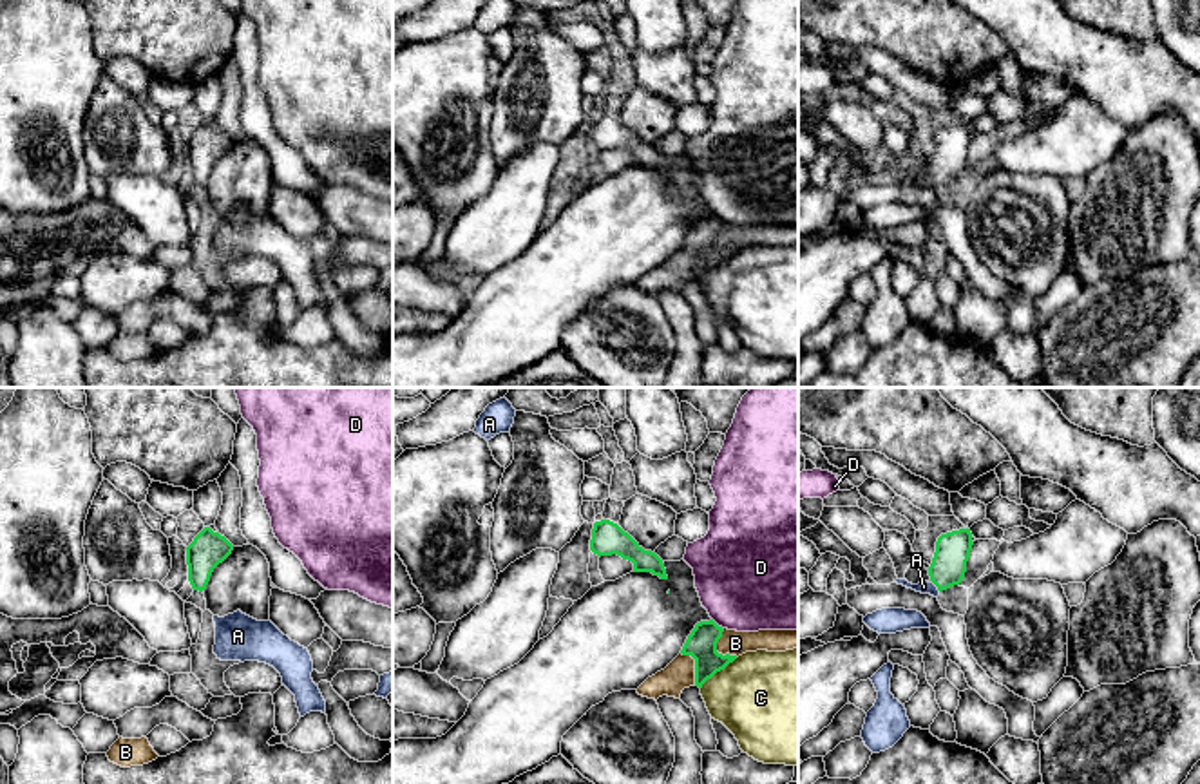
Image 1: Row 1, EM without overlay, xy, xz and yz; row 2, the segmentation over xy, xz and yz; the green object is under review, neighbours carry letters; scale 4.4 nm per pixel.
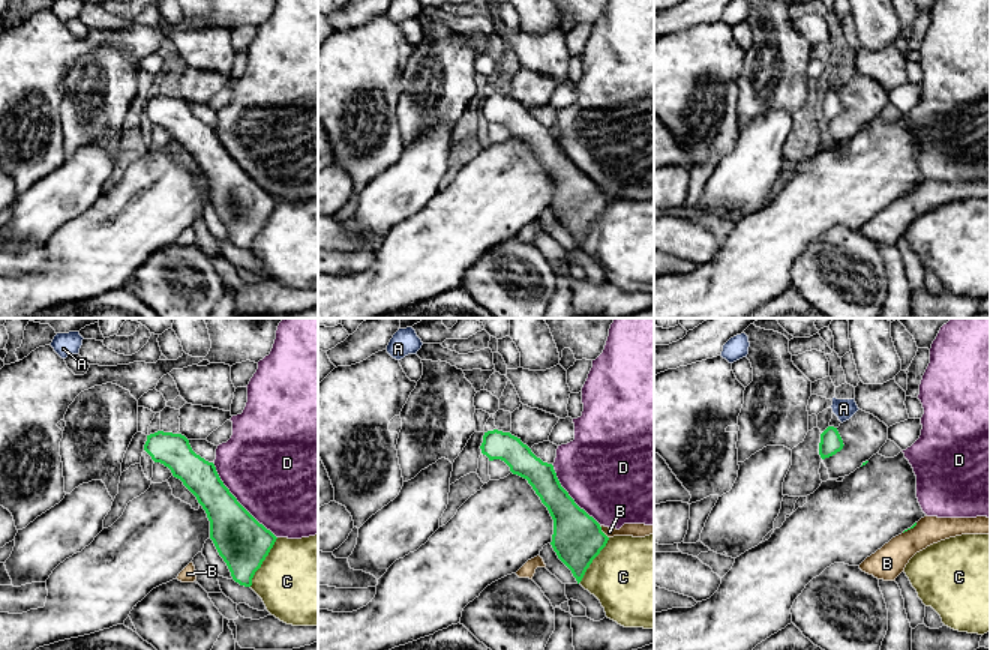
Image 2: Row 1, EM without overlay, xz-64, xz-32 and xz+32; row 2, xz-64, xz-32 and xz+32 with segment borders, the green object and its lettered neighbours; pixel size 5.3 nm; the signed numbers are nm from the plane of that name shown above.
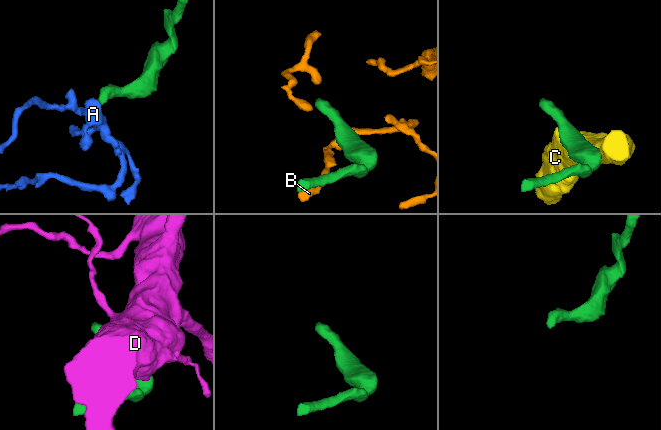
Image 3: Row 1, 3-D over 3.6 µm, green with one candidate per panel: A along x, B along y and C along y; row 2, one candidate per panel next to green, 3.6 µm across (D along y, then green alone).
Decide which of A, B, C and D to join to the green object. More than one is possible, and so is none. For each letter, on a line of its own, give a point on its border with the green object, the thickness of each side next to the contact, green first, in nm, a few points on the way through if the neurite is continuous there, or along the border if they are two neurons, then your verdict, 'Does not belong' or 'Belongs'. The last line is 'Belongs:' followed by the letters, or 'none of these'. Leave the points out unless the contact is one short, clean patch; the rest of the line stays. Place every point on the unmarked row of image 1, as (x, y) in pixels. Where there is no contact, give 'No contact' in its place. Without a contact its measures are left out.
A: Touches green at yz (936, 180). Thickness 160 nm (green) against 60 nm. Path across: yz (952, 143), (949, 162), (936, 180), (923, 181). Belongs
B: Touches green at xz (715, 245). Thickness 140 nm (green) against 110 nm. Does not belong
C: Touches green at xz (717, 265). Thickness 140 nm (green) against 420 nm. Does not belong
D: Touches green at xz (715, 218). Thickness 140 nm (green) against 460 nm. Does not belong
Belongs: A

